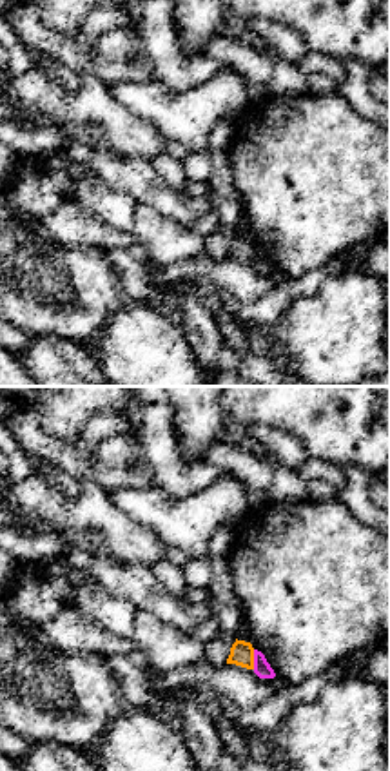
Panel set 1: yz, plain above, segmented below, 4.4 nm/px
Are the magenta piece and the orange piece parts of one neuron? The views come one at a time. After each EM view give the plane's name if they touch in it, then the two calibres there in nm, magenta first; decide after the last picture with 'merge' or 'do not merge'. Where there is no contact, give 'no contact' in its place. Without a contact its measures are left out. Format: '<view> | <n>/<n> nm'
yz | 80/110 nm

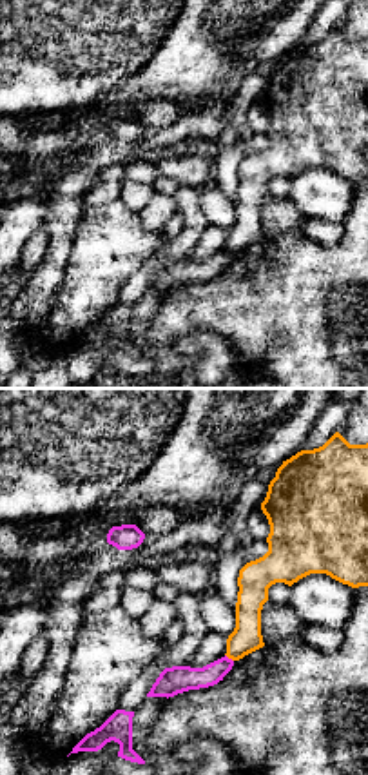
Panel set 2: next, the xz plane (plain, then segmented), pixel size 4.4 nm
xz | 120/130 nm

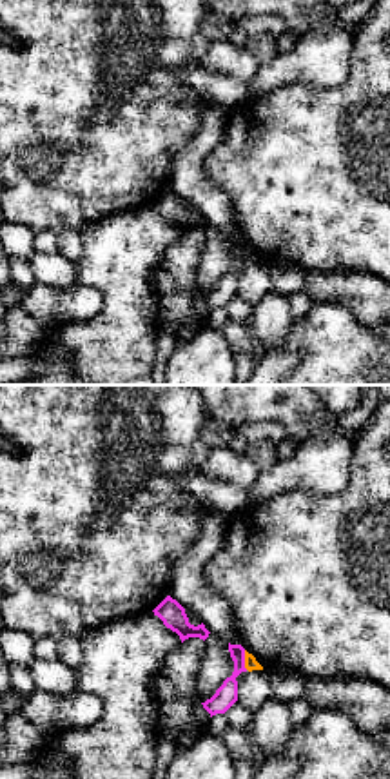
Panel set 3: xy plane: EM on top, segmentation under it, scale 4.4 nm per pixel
xy | 100/60 nm

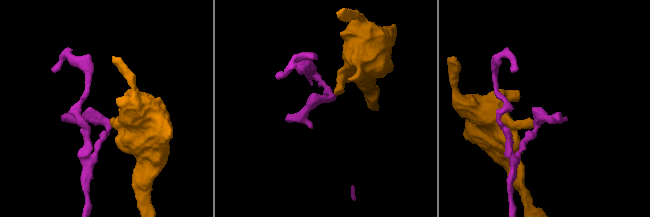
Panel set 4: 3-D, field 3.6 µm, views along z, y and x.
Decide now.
do not merge

